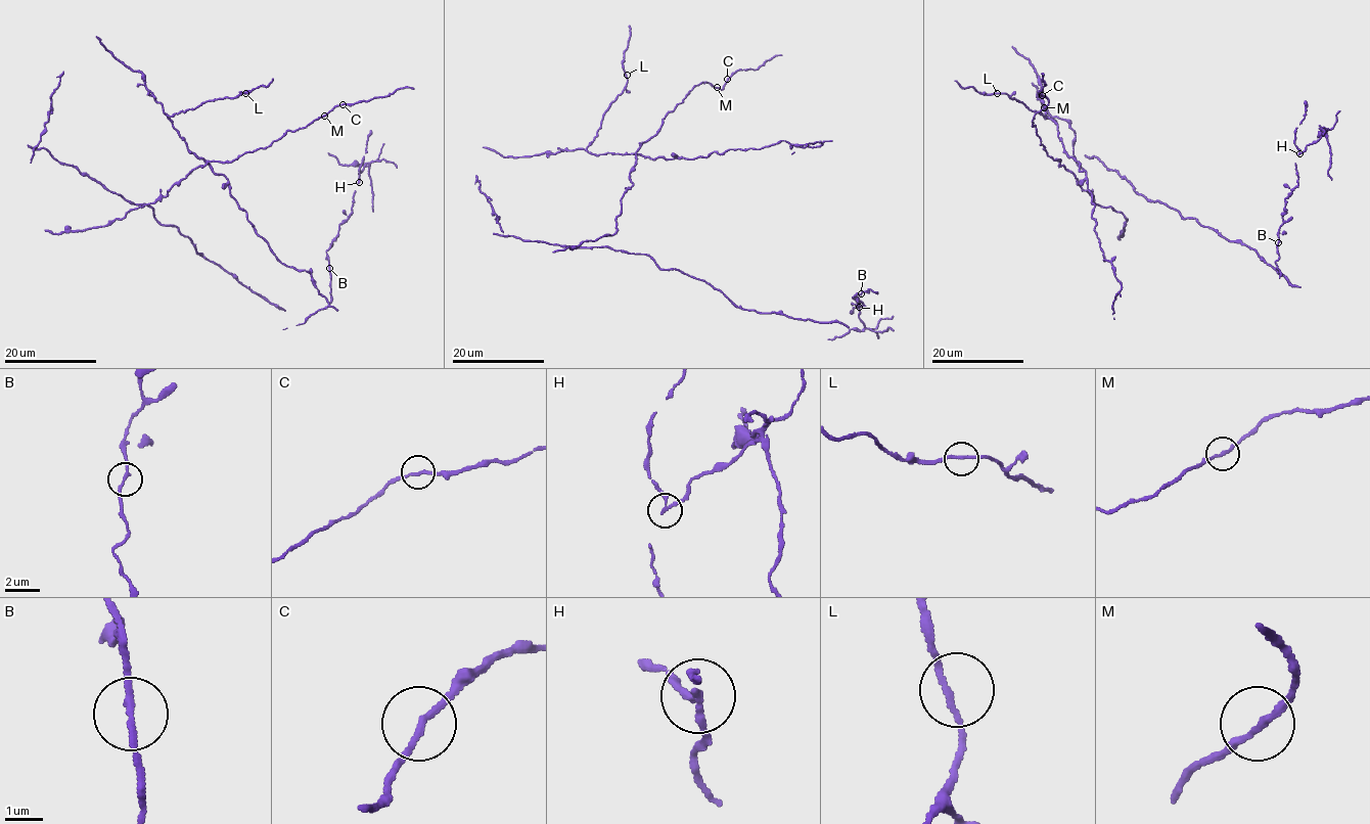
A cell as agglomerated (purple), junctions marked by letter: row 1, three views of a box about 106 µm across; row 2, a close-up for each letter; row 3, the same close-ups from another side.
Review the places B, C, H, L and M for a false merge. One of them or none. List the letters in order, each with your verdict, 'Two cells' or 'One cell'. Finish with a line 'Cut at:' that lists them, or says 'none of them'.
B: One cell
C: One cell
H: Two cells
L: One cell
M: One cell
Cut at: H

